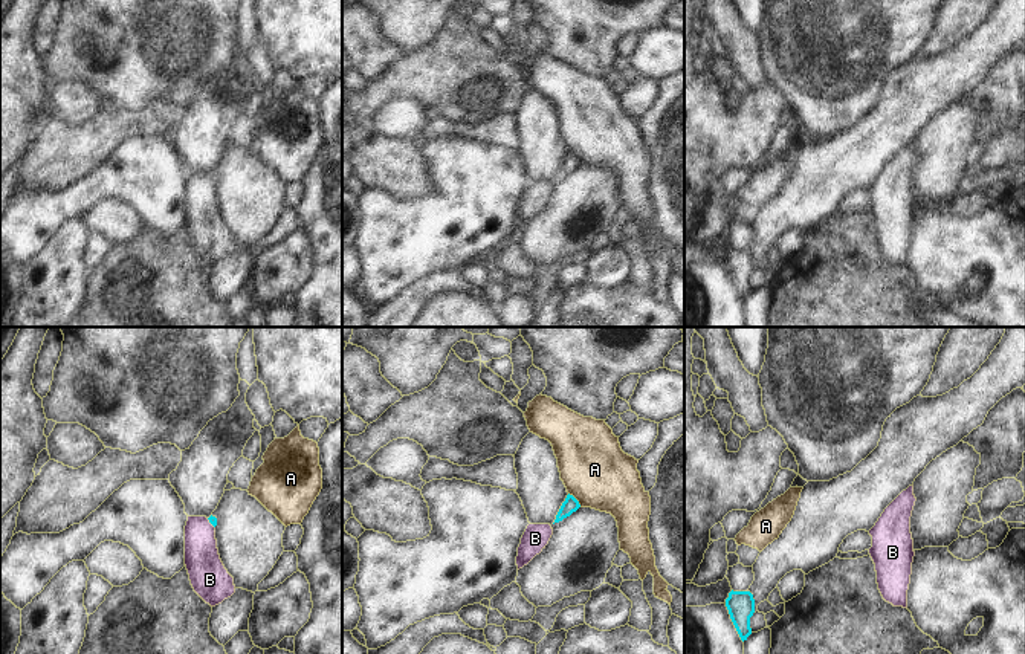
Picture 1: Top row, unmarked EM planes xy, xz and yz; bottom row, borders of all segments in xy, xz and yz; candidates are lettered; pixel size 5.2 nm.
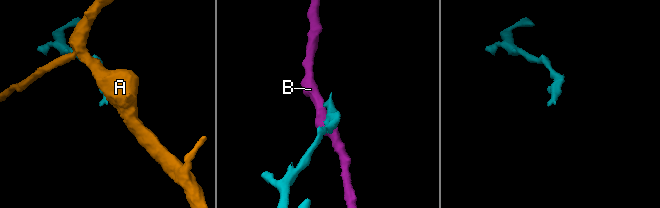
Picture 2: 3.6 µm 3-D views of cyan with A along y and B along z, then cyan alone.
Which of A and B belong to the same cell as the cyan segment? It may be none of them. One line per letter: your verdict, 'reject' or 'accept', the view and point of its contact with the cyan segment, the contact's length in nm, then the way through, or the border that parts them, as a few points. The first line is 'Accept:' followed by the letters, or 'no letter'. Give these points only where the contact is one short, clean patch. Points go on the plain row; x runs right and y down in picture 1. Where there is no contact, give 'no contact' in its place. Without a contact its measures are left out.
Accept: no letter
A: reject; contact xz (576, 158); length 100 nm; border xz (569, 150), (581, 164)
B: reject; contact xy (210, 179); length 70 nm; border xy (206, 176), (214, 185)

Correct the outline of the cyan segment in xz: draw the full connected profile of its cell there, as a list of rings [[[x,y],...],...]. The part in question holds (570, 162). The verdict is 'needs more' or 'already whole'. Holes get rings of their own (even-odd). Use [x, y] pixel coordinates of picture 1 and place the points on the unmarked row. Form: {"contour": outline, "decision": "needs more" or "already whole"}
{"contour": [[[567,153],[565,159],[562,160],[555,180],[562,179],[564,176],[570,174],[573,170],[576,170],[580,165],[579,159],[573,153]]], "decision": "already whole"}

